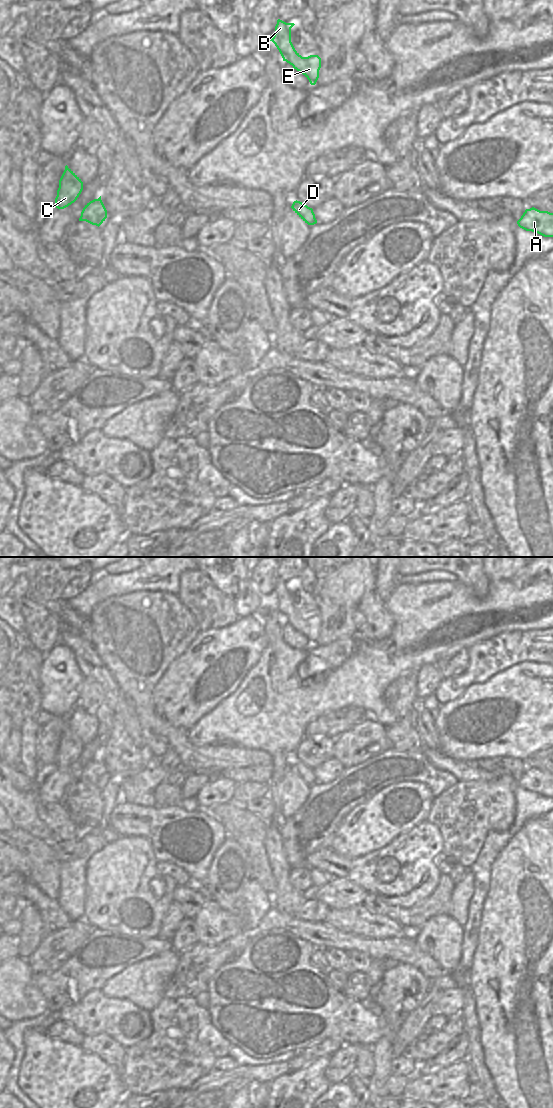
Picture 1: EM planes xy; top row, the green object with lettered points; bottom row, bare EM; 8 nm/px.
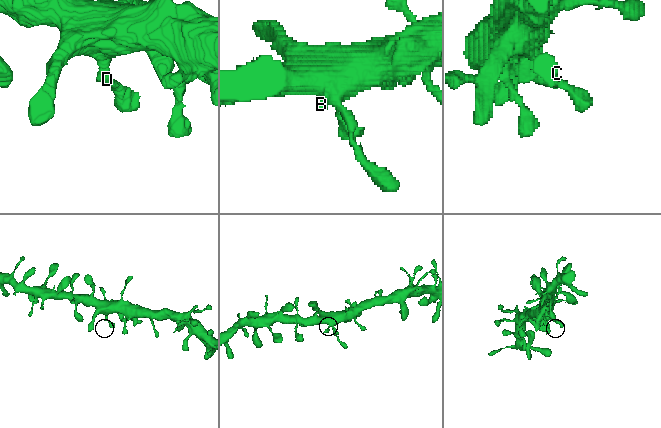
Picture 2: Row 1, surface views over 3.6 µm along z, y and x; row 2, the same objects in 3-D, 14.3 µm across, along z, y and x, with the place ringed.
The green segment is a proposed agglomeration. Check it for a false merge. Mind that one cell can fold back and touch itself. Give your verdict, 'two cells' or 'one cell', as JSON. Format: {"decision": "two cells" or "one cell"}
{"decision": "one cell"}

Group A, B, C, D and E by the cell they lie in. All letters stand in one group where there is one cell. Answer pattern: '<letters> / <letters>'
A B C D E

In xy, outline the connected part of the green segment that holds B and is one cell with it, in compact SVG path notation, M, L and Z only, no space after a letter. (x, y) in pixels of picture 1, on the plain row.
M280 579L275 586L275 594L272 601L279 610L283 621L293 626L294 629L302 633L310 642L315 645L319 638L321 628L321 618L318 615L302 617L294 608L291 602L291 588L294 583L286 583Z

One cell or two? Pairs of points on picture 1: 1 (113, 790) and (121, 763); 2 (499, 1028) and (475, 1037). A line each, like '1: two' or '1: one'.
1: two
2: two

